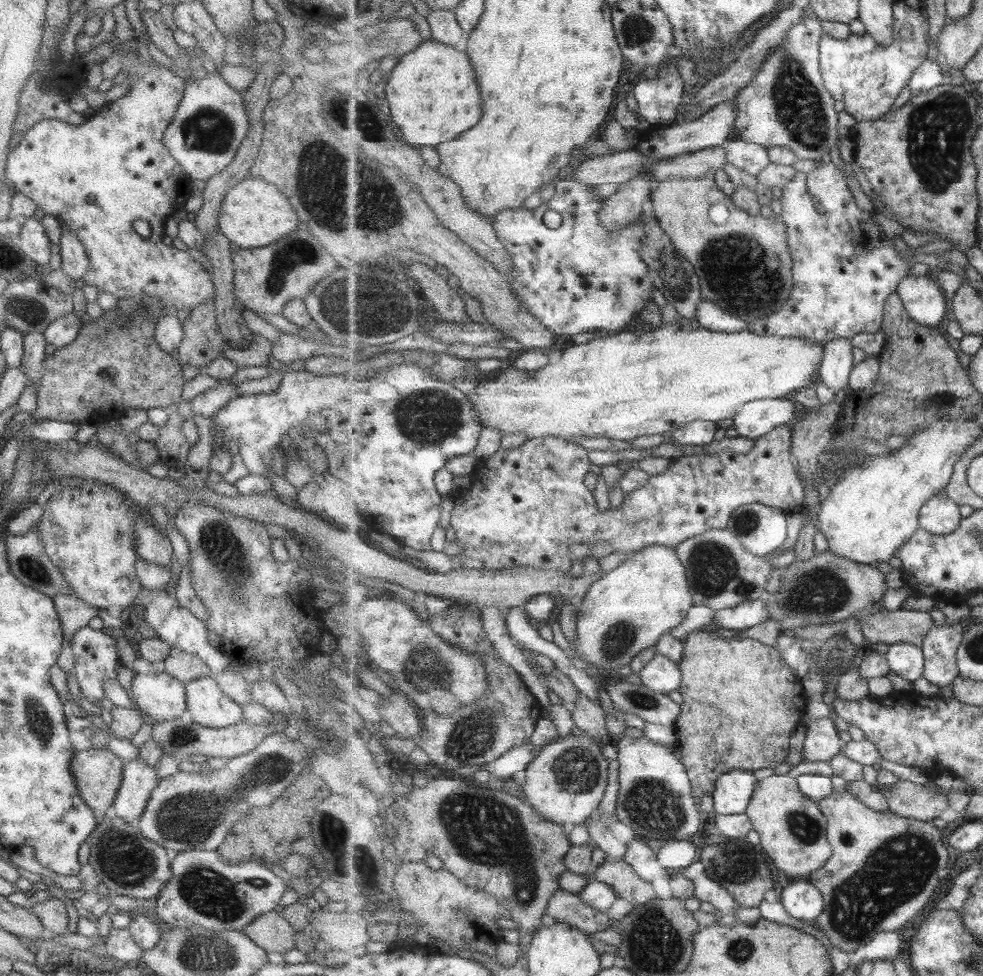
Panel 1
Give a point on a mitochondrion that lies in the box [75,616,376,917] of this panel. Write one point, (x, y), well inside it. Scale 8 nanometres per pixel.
(193, 817)

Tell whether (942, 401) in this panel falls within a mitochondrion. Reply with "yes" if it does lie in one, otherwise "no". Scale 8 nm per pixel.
yes

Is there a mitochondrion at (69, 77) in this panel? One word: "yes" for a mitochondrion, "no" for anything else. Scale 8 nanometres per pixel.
no

